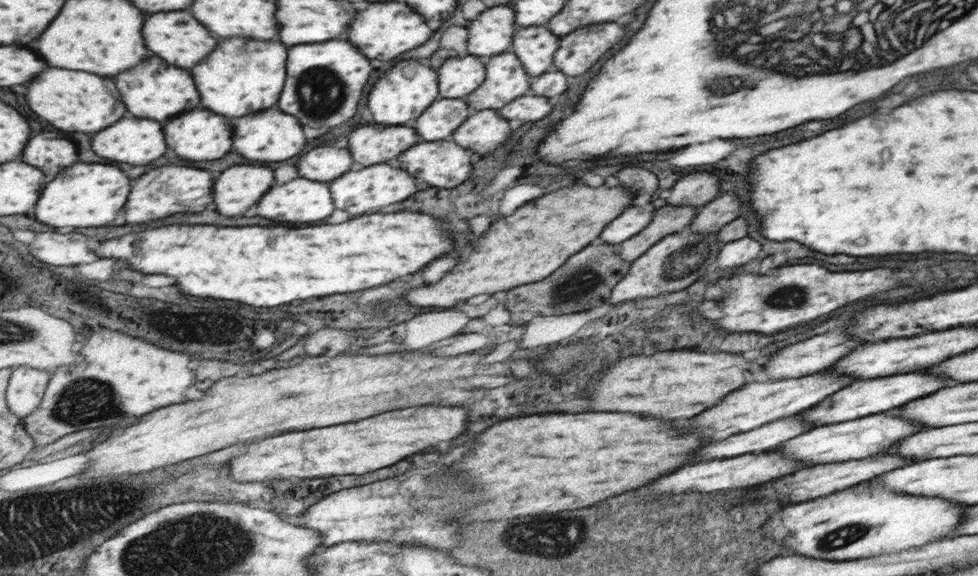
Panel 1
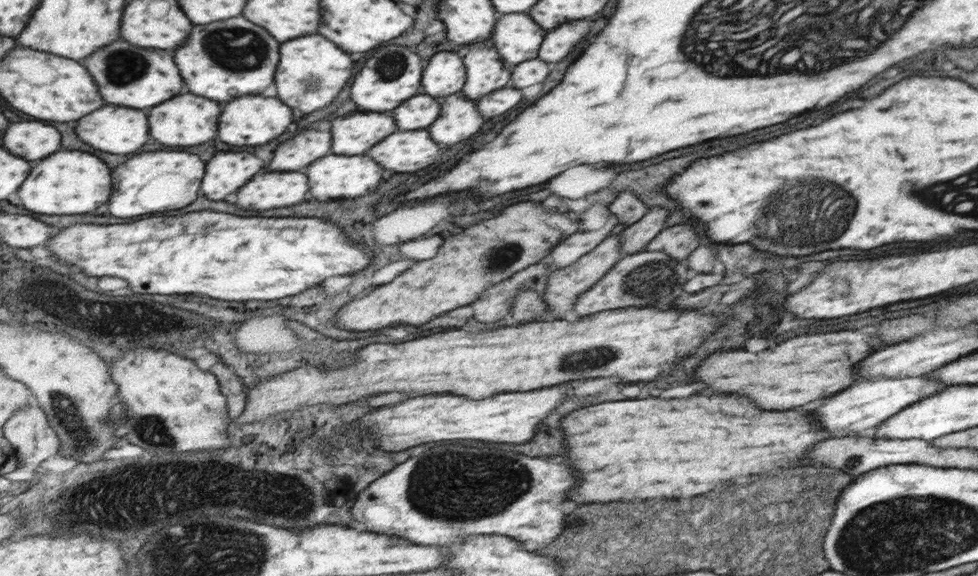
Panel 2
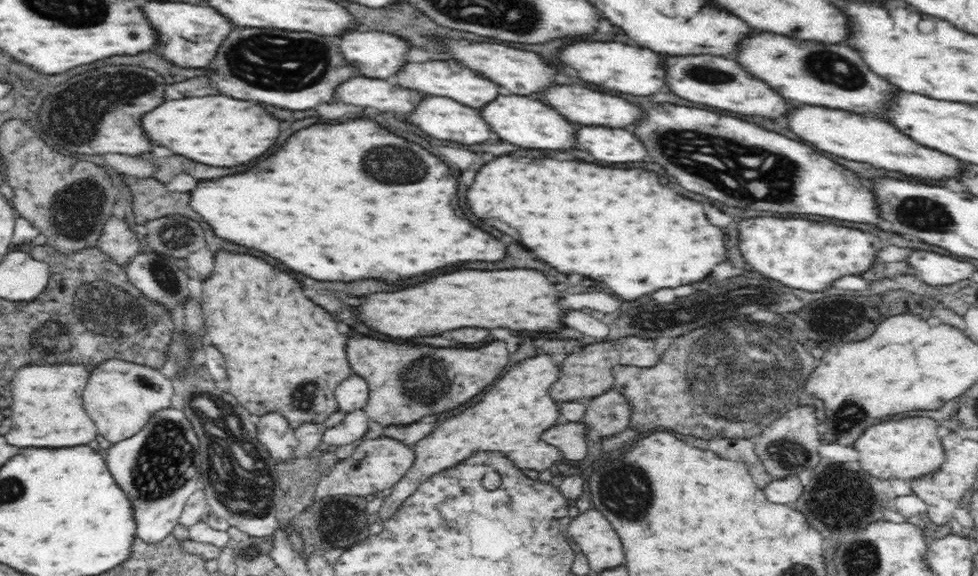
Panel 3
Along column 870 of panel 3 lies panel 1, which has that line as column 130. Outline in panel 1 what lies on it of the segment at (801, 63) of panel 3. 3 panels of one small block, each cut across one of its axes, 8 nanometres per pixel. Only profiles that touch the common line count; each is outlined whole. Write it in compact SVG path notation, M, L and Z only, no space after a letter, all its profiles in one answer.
M157 56L145 60L135 70L119 76L117 88L121 90L129 112L133 112L133 116L139 116L139 118L165 120L175 114L195 110L201 104L201 94L197 90L197 84L195 84L191 72L183 70L183 68L169 66L163 58L157 58Z

